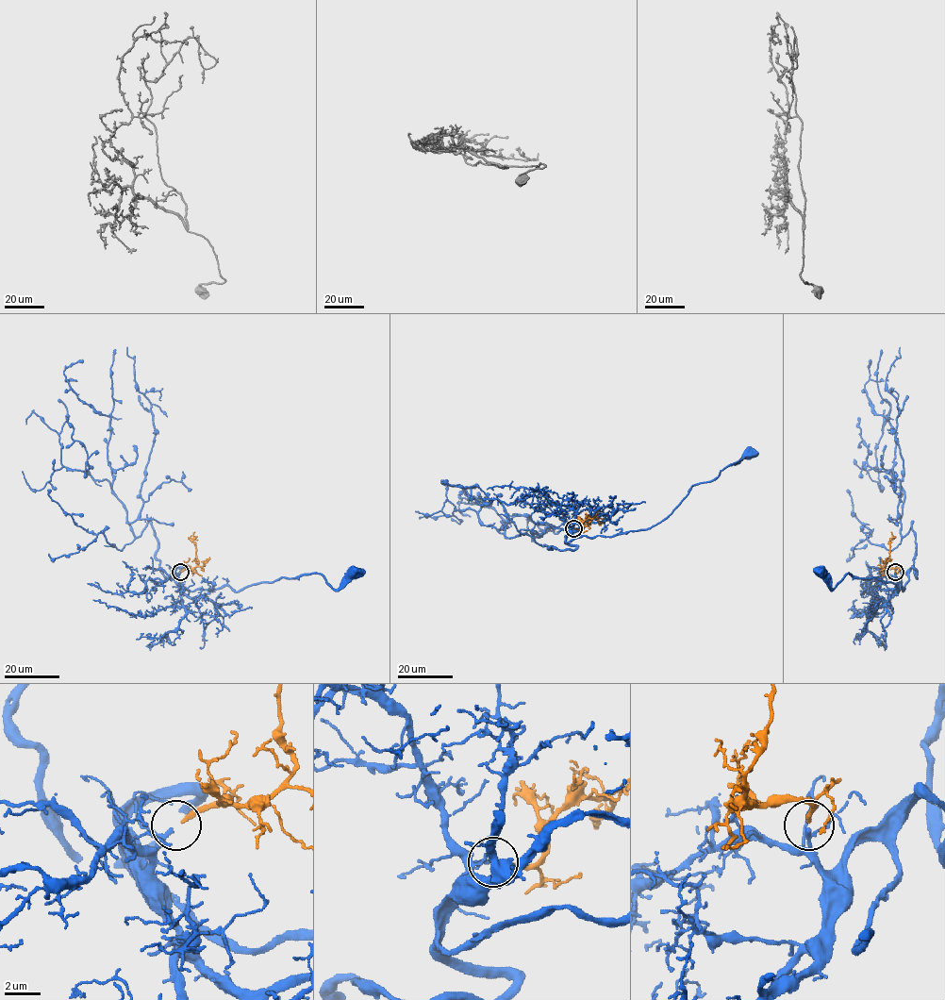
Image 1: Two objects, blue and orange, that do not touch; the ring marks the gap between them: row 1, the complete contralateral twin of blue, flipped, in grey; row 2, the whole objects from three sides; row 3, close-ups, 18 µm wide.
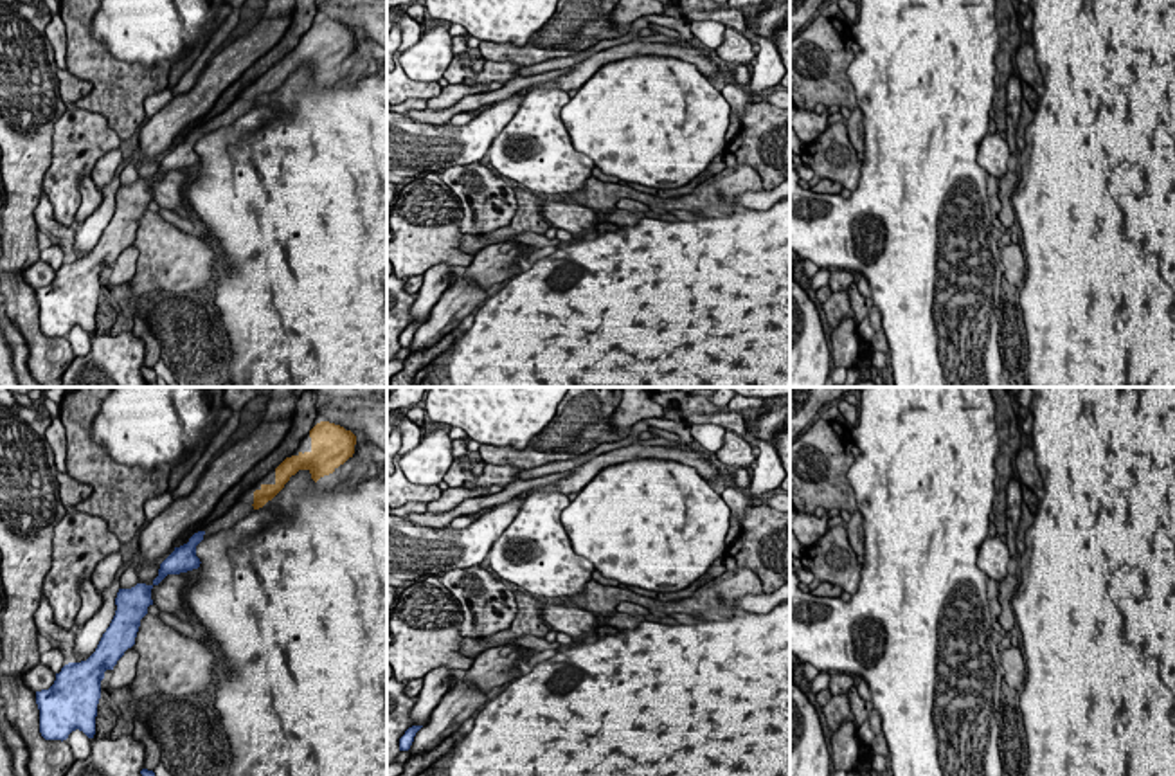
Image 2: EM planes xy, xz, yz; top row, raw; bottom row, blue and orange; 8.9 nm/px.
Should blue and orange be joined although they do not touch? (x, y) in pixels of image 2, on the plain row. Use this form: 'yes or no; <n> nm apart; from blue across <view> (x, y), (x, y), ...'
yes; 500 nm apart; from blue across xy (204, 128), (254, 105)

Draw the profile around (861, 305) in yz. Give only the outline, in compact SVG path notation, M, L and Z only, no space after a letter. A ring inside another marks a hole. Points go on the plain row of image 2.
M853 283L846 292L849 295L851 310L855 313L857 322L862 322L873 310L873 299L864 297L858 292L857 283Z

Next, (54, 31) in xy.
M50 14L45 34L52 45L58 68L67 68L67 32L59 14Z

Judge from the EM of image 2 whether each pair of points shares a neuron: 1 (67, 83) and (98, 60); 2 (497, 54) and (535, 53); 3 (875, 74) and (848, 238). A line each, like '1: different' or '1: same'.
1: different
2: same
3: same

